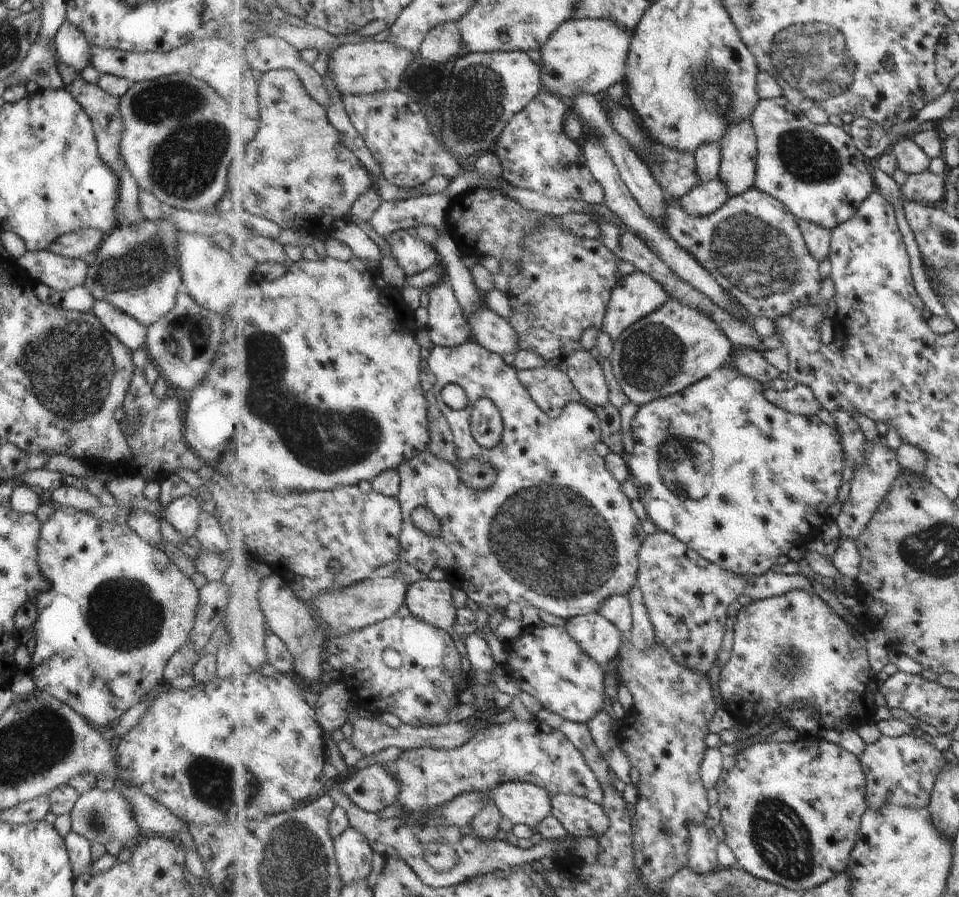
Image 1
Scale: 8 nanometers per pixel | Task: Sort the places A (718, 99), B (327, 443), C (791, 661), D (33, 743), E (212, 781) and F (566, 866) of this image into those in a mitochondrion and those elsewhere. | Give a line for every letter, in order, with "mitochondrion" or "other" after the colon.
A: mitochondrion
B: mitochondrion
C: mitochondrion
D: mitochondrion
E: mitochondrion
F: other

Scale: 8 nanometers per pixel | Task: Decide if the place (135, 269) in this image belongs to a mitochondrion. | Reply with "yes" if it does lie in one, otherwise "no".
yes

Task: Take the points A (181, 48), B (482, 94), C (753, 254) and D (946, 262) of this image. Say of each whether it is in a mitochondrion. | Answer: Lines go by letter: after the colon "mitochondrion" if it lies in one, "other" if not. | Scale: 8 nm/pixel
A: other
B: mitochondrion
C: mitochondrion
D: mitochondrion

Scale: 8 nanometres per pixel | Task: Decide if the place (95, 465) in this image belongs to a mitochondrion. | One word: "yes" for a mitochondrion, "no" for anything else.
no

